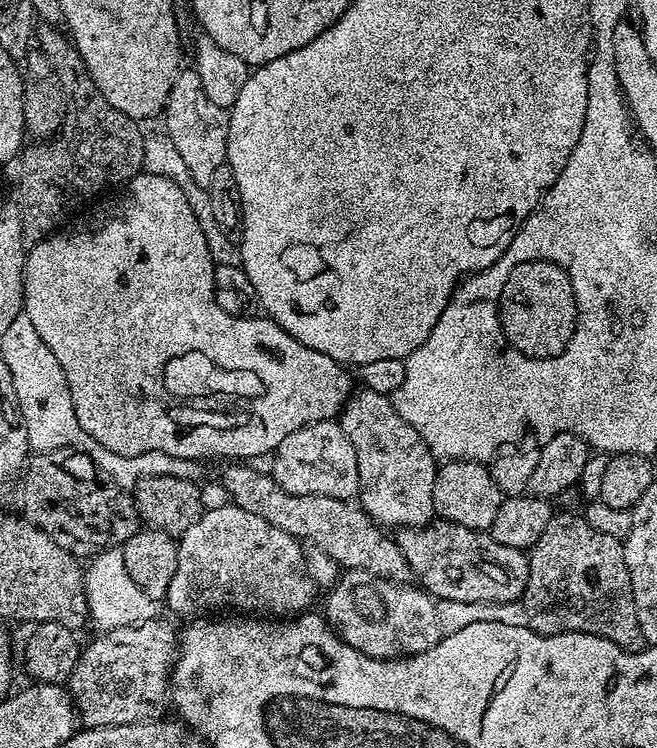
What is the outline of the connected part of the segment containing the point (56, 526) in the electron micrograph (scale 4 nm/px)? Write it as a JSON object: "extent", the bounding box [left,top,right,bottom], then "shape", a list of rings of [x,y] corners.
{"extent":[22,450,142,558],"shape":[[[65,450],[33,455],[22,473],[23,515],[50,534],[71,556],[93,558],[101,552],[119,549],[141,531],[142,521],[135,499],[119,487],[103,488],[99,478],[96,463],[81,452]]]}

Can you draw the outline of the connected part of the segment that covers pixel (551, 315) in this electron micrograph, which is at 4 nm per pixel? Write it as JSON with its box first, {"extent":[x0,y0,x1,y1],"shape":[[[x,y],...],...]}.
{"extent":[496,260,575,359],"shape":[[[525,260],[519,262],[510,282],[505,273],[504,298],[500,310],[496,308],[498,316],[498,330],[508,346],[508,352],[524,359],[524,352],[530,354],[554,354],[558,352],[568,334],[572,336],[572,318],[574,318],[575,294],[572,292],[571,282],[558,265],[544,260]]]}

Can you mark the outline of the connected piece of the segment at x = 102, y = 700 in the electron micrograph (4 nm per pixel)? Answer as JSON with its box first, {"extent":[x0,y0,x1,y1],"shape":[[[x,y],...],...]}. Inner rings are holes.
{"extent":[67,618,178,728],"shape":[[[164,618],[142,622],[121,629],[110,629],[92,645],[80,653],[80,661],[74,666],[68,679],[67,689],[72,694],[78,720],[84,728],[105,728],[106,726],[126,726],[145,724],[151,720],[163,720],[170,708],[170,681],[178,655],[178,632],[167,624]]]}

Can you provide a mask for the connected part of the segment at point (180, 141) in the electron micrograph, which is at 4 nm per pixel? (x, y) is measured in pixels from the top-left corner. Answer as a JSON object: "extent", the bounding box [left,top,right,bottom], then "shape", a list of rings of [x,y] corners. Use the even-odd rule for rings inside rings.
{"extent":[162,67,229,186],"shape":[[[185,67],[174,78],[174,86],[170,86],[170,98],[162,113],[163,131],[174,142],[179,156],[186,162],[190,170],[190,178],[194,182],[207,186],[210,178],[214,178],[218,166],[228,159],[228,114],[229,109],[217,106],[202,86],[202,78],[198,78],[195,67]]]}

